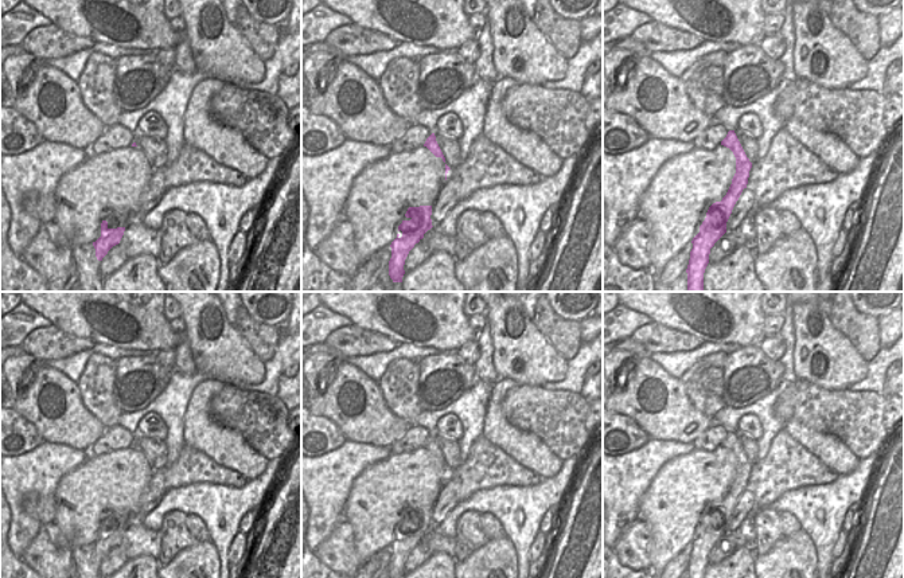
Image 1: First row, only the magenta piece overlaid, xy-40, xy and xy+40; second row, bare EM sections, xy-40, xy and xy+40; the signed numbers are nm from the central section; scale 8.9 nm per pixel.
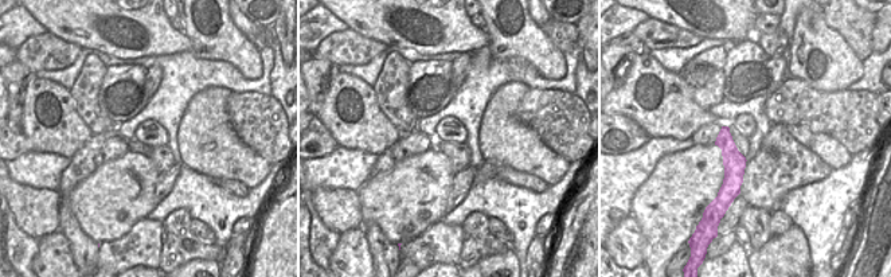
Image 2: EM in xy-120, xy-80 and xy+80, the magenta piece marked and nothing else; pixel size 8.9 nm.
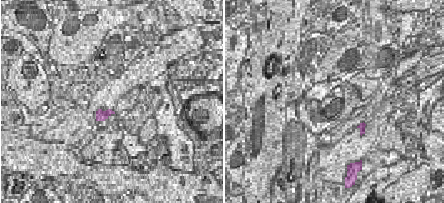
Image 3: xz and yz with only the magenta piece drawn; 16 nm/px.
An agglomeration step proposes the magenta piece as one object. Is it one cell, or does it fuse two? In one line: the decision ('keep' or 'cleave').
keep

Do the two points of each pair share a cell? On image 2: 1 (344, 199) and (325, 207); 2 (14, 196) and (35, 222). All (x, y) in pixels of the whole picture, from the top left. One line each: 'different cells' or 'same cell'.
1: same cell
2: same cell

